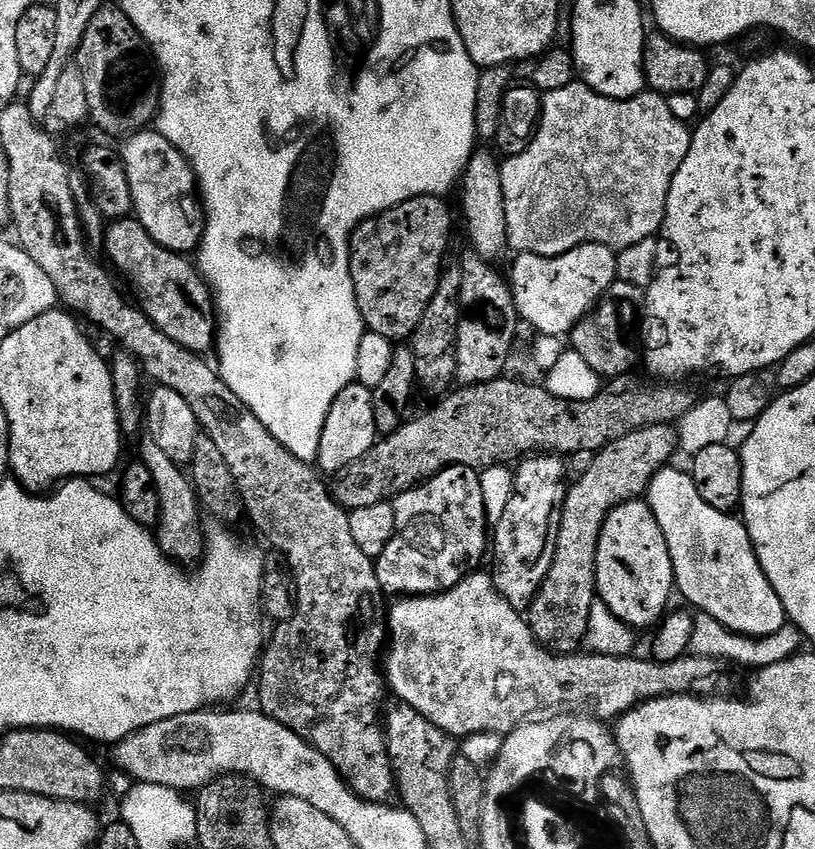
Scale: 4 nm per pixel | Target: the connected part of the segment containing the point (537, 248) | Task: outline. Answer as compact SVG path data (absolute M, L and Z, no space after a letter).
M573 82L570 86L562 86L562 90L543 93L540 125L536 128L536 137L526 150L509 155L500 165L502 198L506 198L506 234L509 249L516 254L525 252L539 256L557 256L566 254L583 244L601 244L619 250L626 246L634 246L634 242L653 239L664 227L666 198L670 198L670 186L674 182L674 174L678 174L678 166L686 162L691 141L692 132L689 125L683 120L674 118L667 99L651 90L645 90L629 100L615 100L598 94L592 88L587 88L583 82Z

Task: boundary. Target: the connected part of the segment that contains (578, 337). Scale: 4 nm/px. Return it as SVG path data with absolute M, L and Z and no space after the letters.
M617 280L616 283L610 285L608 287L607 292L605 292L604 296L601 300L596 304L595 308L592 311L587 312L582 319L580 319L574 327L572 327L572 331L570 333L570 341L572 340L572 344L570 342L571 351L577 352L578 354L582 354L582 359L586 361L586 366L590 366L590 370L594 370L594 374L598 374L601 378L615 378L618 376L627 376L629 373L633 371L632 363L637 363L638 360L638 352L632 349L632 332L634 336L634 329L638 324L638 313L642 308L642 292L641 289L635 288L634 286L630 286L630 282L622 282L621 280Z

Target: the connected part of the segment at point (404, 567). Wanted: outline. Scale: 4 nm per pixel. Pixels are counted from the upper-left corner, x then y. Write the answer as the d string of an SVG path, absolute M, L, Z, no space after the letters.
M454 466L431 476L424 484L406 490L391 501L394 510L394 538L390 546L375 557L378 582L385 593L396 598L410 596L437 596L440 592L458 586L485 563L490 552L490 525L486 514L486 502L482 502L480 472L475 468Z

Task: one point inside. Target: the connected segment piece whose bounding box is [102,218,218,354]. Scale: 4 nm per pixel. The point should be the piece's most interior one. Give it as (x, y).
(169, 289)

